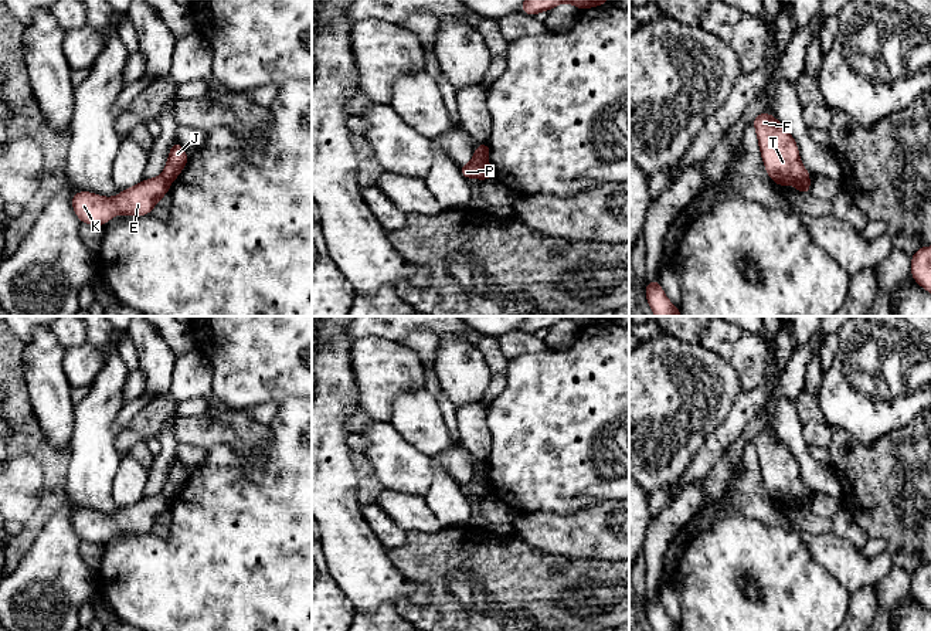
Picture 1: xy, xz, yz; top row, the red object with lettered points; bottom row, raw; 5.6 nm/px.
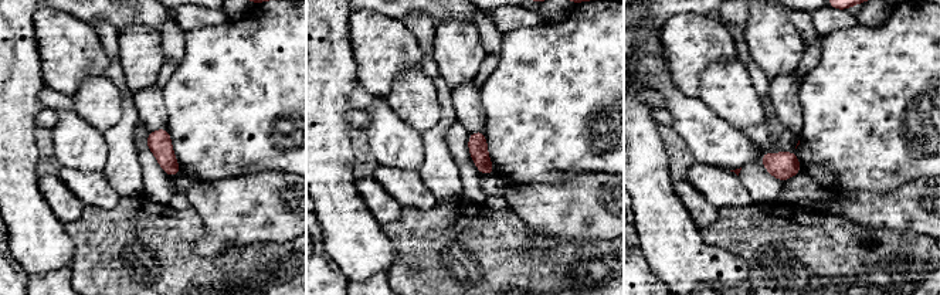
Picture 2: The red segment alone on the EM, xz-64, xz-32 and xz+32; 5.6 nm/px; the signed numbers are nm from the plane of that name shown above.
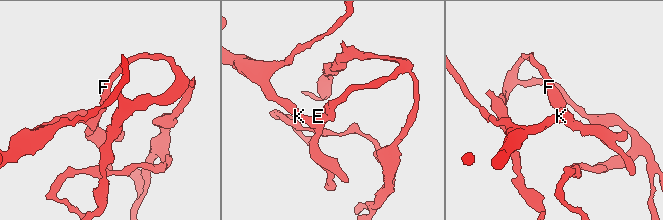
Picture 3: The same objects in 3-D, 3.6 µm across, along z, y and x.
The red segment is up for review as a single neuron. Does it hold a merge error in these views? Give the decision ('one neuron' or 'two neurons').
two neurons

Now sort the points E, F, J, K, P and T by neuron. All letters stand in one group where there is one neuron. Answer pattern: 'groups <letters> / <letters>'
groups E K P / F J T

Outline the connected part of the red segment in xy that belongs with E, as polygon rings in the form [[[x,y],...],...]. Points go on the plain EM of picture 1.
[[[159,493],[143,496],[122,508],[116,515],[103,515],[92,509],[75,509],[71,515],[74,530],[82,542],[103,545],[116,532],[147,533],[160,516],[169,512],[171,499]]]

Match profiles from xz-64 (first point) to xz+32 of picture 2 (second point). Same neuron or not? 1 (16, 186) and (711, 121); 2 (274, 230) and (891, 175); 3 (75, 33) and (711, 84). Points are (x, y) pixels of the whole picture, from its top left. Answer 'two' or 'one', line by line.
1: two
2: two
3: two

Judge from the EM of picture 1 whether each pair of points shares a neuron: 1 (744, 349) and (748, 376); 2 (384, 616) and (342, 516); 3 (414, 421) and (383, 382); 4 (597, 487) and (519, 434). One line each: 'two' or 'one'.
1: one
2: two
3: two
4: one

